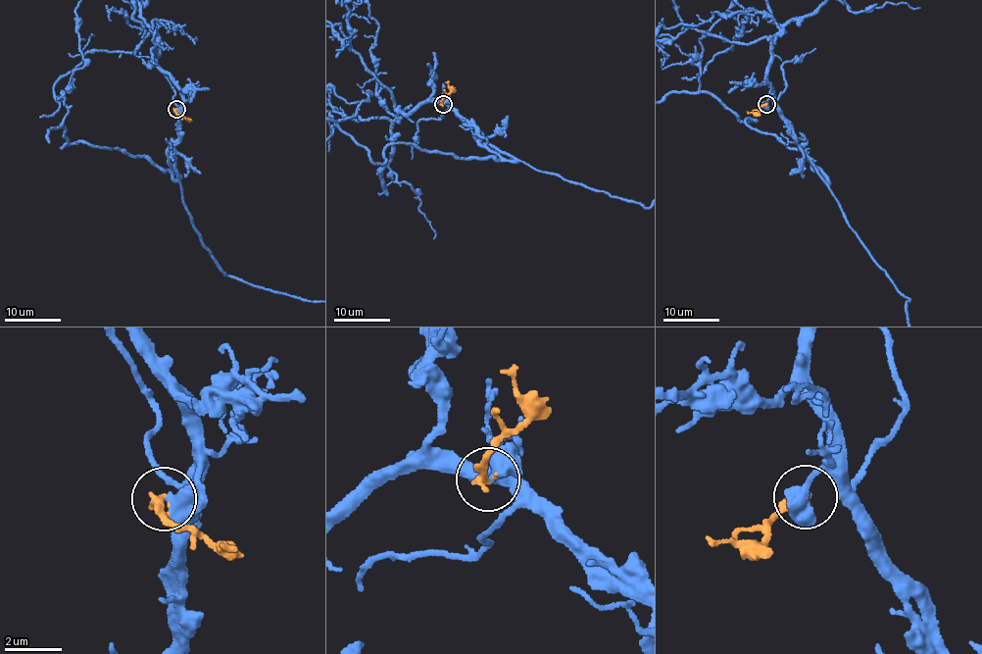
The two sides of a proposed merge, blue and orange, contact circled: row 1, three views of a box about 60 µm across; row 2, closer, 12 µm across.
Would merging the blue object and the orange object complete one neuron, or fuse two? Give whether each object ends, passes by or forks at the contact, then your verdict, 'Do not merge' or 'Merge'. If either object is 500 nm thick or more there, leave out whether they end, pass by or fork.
Merge

